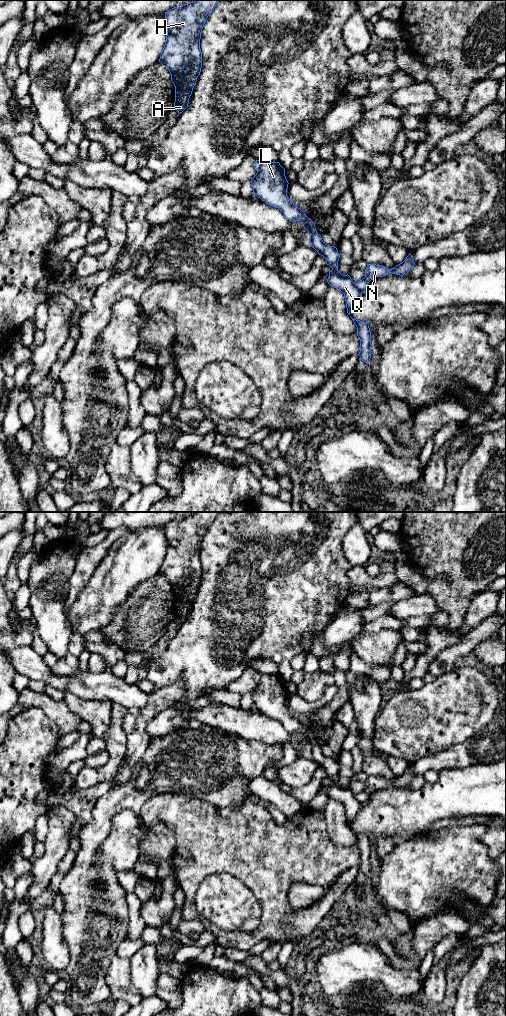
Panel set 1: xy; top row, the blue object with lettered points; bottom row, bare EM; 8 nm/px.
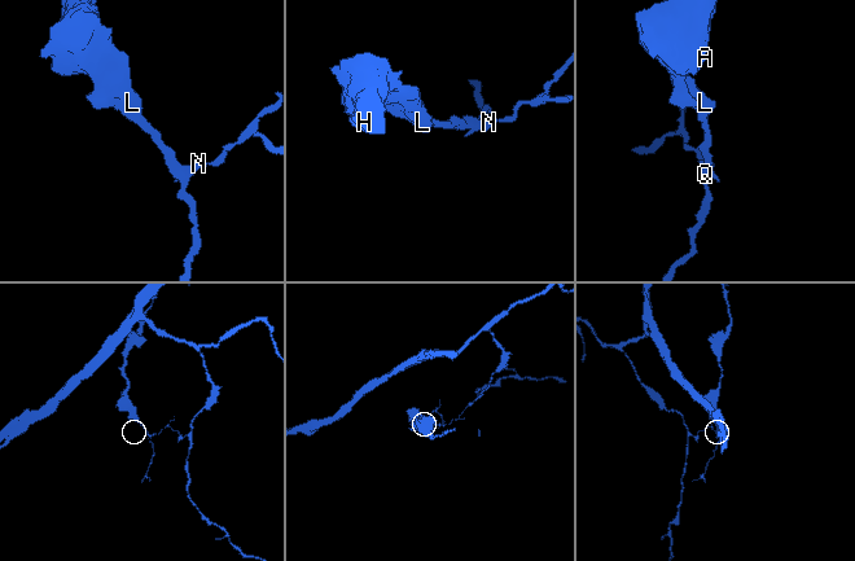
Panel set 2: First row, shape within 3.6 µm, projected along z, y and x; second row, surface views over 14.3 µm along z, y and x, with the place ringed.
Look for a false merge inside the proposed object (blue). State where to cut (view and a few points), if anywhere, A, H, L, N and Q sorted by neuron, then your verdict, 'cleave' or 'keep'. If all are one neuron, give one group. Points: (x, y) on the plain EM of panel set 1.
cut xy (354, 795), (361, 804); groups A H L Q / N; cleave

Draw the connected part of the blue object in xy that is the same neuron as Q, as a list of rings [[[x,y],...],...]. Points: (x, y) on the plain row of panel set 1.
[[[256,672],[255,680],[257,685],[250,693],[254,706],[266,716],[278,720],[287,732],[302,734],[302,738],[310,747],[310,757],[319,767],[325,770],[326,776],[332,780],[327,794],[344,806],[347,825],[350,827],[350,823],[361,809],[362,804],[356,799],[348,786],[343,787],[338,783],[340,766],[337,760],[323,754],[321,747],[317,745],[315,735],[288,710],[287,700],[289,695],[285,688],[285,681],[279,674]]]

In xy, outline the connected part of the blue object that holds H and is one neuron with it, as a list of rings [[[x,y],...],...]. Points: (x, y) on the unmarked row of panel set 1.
[[[195,512],[165,524],[167,548],[159,574],[165,578],[175,598],[174,621],[182,625],[200,587],[201,544],[208,528],[220,512]]]

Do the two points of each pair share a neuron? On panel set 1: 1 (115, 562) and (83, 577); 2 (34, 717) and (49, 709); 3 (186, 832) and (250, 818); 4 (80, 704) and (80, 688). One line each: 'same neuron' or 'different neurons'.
1: different neurons
2: different neurons
3: same neuron
4: different neurons

